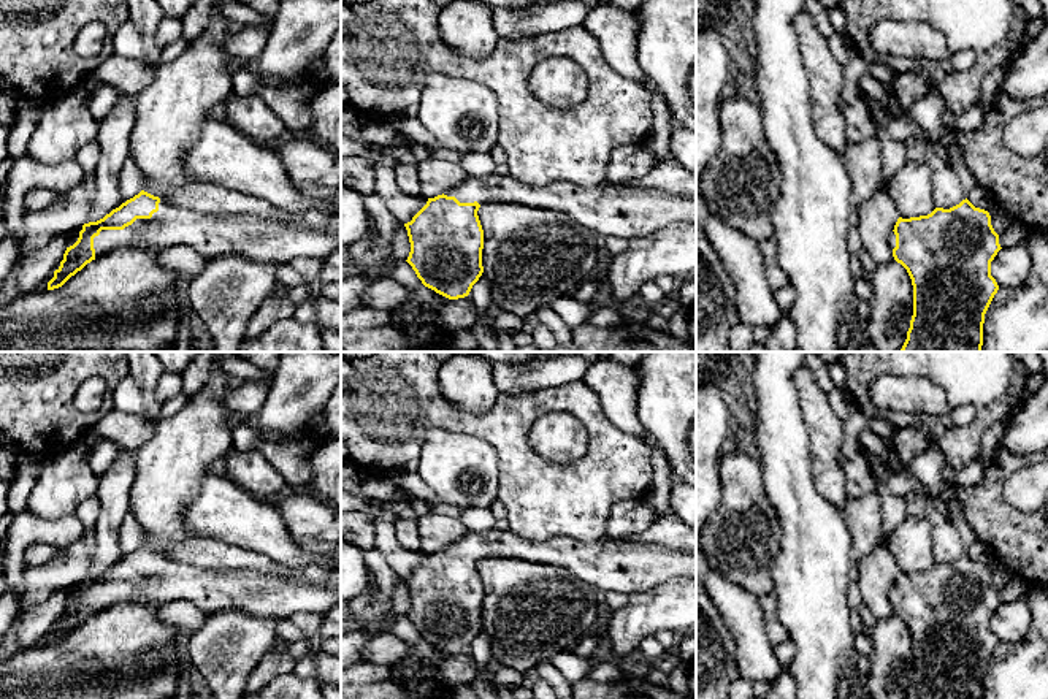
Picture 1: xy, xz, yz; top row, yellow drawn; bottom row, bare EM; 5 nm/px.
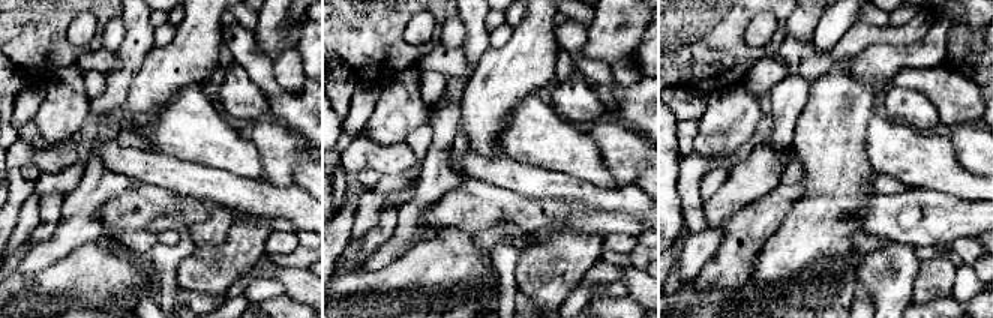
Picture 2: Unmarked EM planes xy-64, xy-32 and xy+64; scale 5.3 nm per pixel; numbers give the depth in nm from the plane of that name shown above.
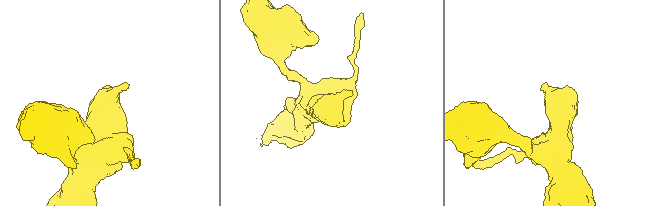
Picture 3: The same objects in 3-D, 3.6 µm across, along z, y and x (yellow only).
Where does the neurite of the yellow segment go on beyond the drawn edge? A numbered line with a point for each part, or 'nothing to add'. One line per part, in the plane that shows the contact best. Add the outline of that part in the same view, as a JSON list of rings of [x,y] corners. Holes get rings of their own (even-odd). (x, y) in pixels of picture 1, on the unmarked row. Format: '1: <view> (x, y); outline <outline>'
1: xy (257, 593); outline [[[160,555],[151,574],[94,593],[95,613],[120,601],[160,605],[176,599],[193,602],[208,617],[225,610],[274,620],[296,612],[325,615],[341,605],[341,571],[323,583],[309,583],[263,571],[208,571]]]

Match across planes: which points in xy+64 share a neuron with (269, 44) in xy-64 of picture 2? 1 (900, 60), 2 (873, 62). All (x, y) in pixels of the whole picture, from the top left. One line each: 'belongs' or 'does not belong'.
1: belongs
2: belongs

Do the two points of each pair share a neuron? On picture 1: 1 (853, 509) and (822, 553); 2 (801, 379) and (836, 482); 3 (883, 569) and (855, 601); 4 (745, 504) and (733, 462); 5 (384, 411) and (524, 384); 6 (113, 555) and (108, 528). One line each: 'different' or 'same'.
1: different
2: same
3: different
4: same
5: different
6: same

